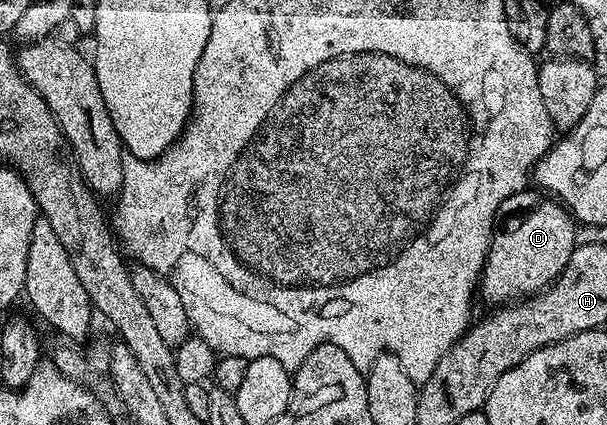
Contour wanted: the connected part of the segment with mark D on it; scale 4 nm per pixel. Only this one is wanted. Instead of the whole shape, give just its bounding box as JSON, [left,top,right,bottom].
[480,187,576,307]

